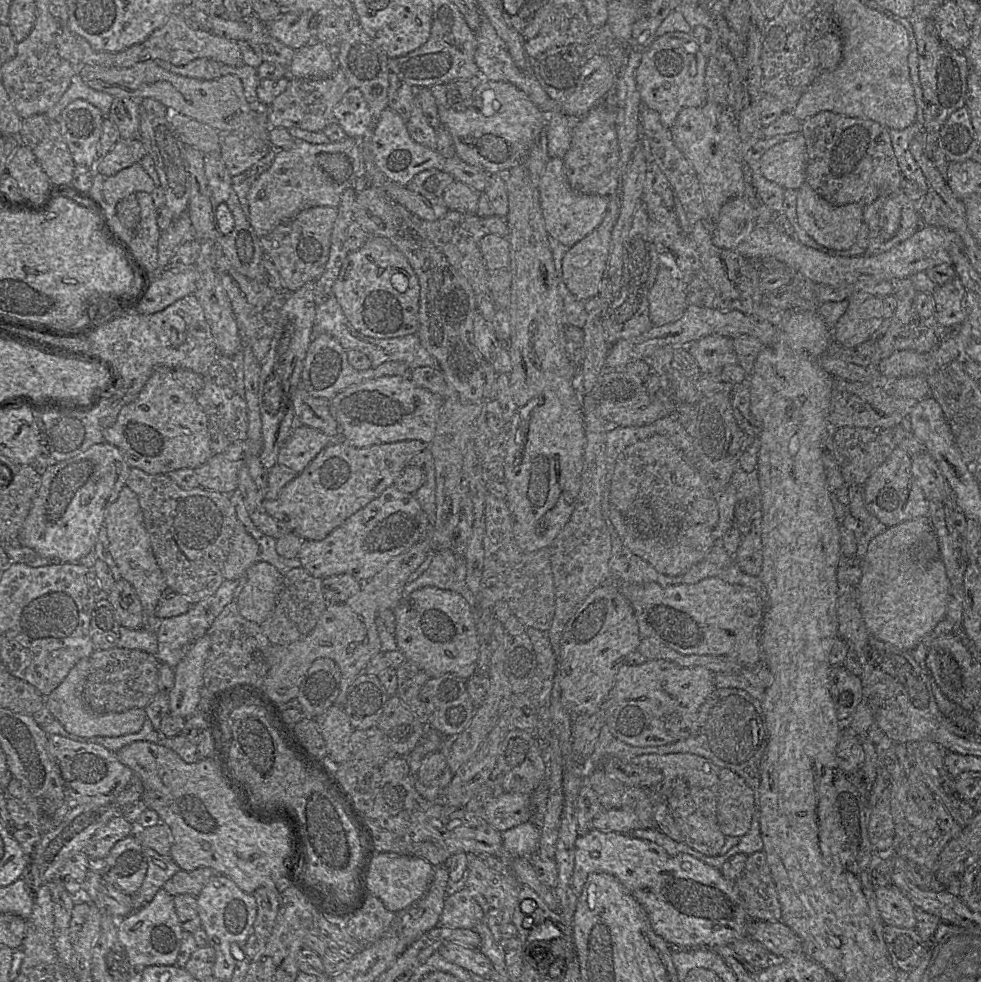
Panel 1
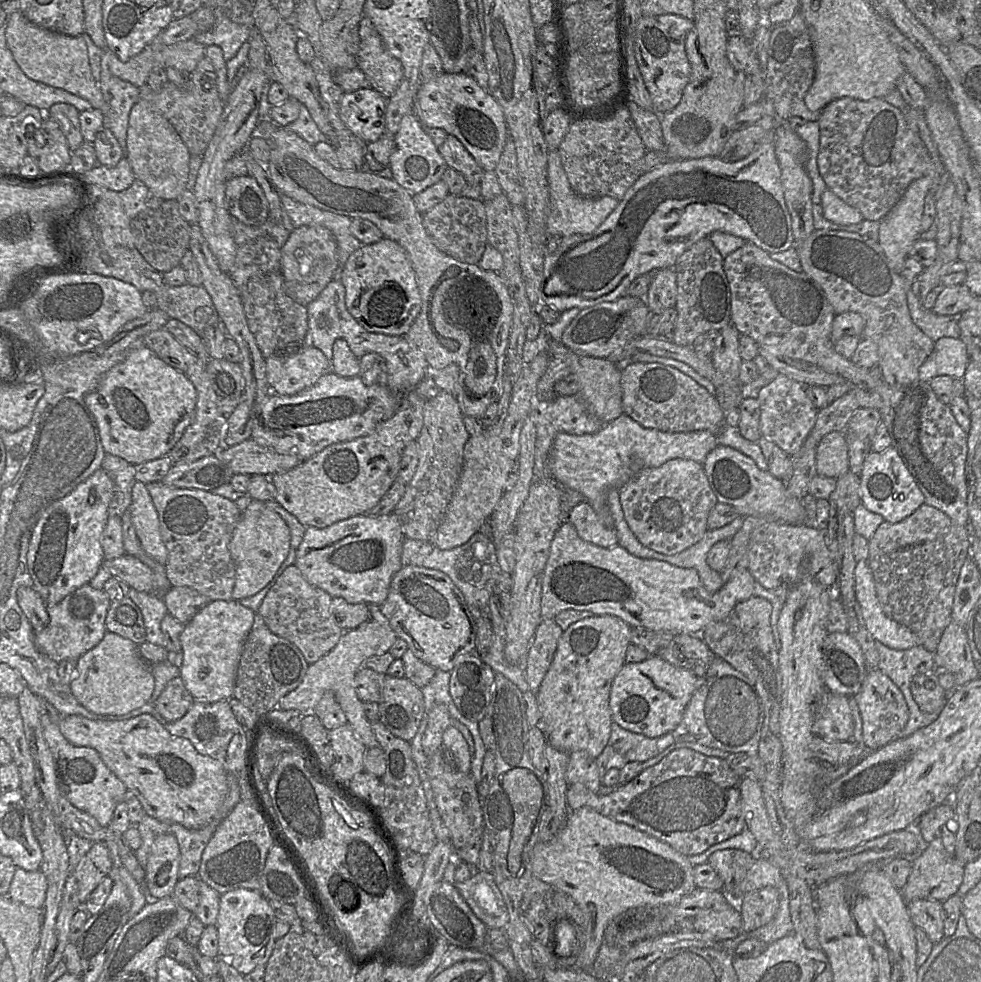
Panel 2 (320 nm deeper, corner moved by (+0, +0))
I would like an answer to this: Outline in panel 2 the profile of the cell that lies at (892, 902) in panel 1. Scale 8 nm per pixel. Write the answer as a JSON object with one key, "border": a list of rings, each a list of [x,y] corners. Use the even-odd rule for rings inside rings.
{"border":[[[923,899],[907,903],[915,927],[921,928],[935,945],[944,938],[944,911],[942,902]]]}

